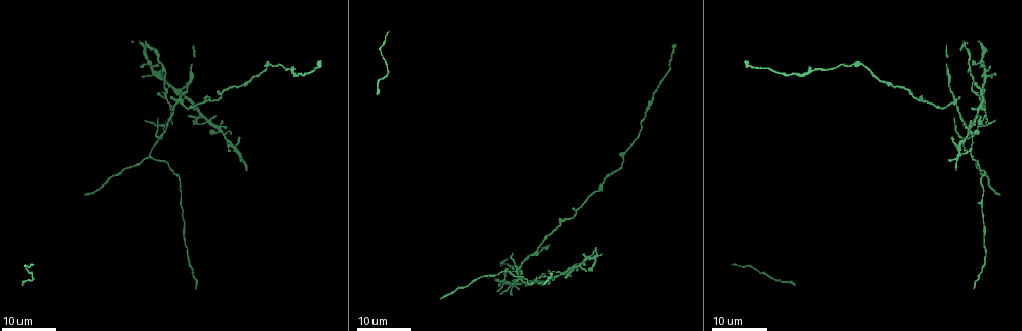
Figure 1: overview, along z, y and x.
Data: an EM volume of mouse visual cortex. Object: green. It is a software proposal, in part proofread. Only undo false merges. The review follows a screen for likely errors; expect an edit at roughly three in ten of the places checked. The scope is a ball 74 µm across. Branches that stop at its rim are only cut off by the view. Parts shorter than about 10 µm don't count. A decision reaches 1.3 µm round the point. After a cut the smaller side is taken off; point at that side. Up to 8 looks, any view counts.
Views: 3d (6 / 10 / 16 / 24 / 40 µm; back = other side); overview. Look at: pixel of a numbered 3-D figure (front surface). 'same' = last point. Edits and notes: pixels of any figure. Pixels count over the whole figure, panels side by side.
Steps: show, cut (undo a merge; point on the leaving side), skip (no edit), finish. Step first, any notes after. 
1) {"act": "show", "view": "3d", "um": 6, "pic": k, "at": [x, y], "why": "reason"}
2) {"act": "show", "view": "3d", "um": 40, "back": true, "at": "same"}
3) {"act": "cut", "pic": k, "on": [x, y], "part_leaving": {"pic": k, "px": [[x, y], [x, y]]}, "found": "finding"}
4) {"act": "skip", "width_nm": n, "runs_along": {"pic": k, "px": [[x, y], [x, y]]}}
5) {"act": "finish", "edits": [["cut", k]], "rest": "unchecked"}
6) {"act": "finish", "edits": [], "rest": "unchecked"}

{"act": "show", "view": "3d", "um": 16, "pic": 1, "at": [518, 270], "why": "looks like a crossing"}

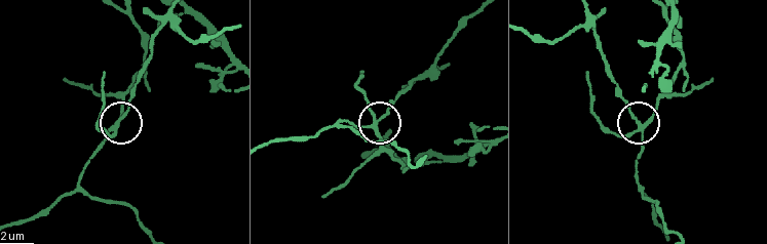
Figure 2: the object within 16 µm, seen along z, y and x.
{"act": "show", "view": "3d", "um": 6, "pic": 2, "at": [116, 125]}

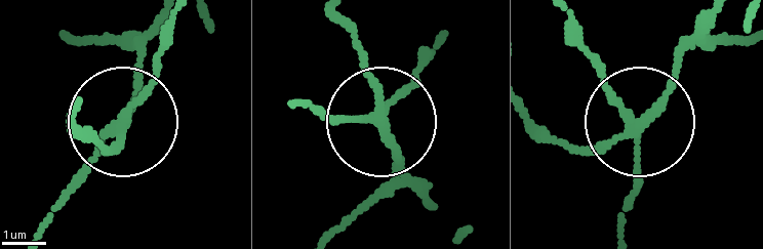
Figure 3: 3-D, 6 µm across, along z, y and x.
{"act": "cut", "pic": 3, "on": [107, 148], "width_nm": 210, "part_leaving": {"pic": 3, "px": [[126, 125], [141, 51], [162, 18]]}, "found": "a second neuron is stuck on"}

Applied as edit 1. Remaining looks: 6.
{"act": "show", "view": "overview"}

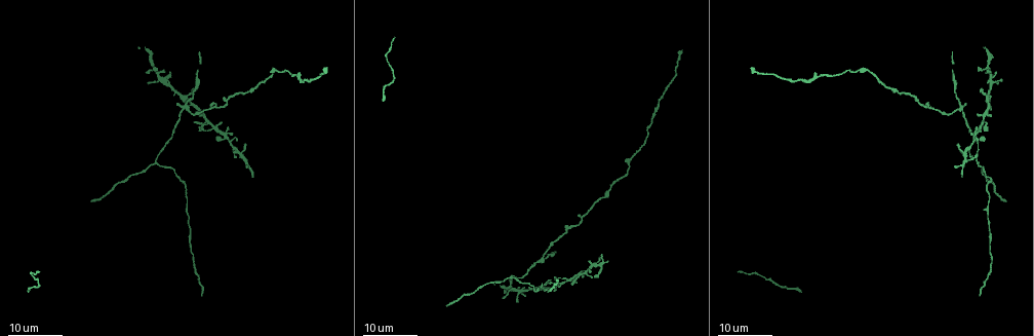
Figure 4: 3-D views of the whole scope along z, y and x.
{"act": "show", "view": "3d", "um": 16, "pic": 4, "at": [213, 128], "why": "sudden change in width"}

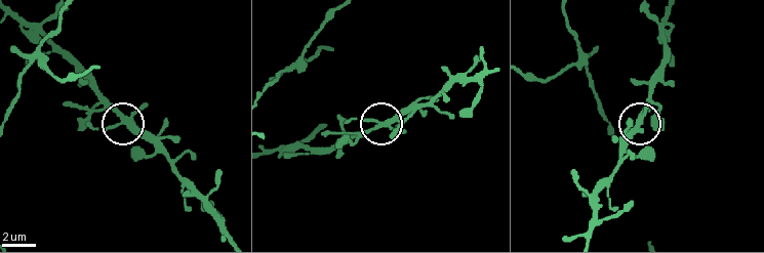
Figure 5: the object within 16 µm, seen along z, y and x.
{"act": "show", "view": "3d", "um": 10, "pic": 5, "at": [125, 120]}

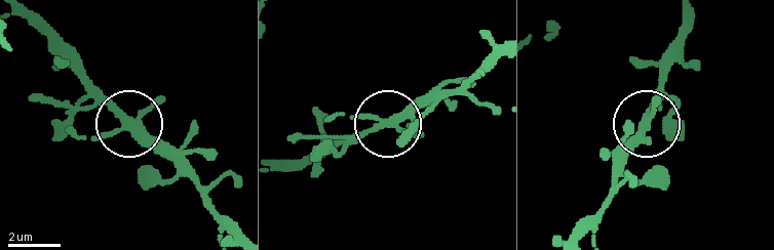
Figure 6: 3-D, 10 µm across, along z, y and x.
{"act": "skip", "width_nm": 270, "found": "continuous, no second neuron"}

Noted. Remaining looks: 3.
{"act": "show", "view": "3d", "um": 16, "pic": 4, "at": [960, 106], "why": "branch point"}

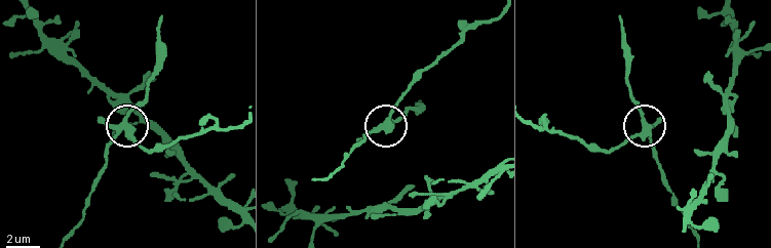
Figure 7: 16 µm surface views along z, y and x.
{"act": "show", "view": "3d", "um": 6, "pic": 7, "at": [647, 131], "why": "closer look"}

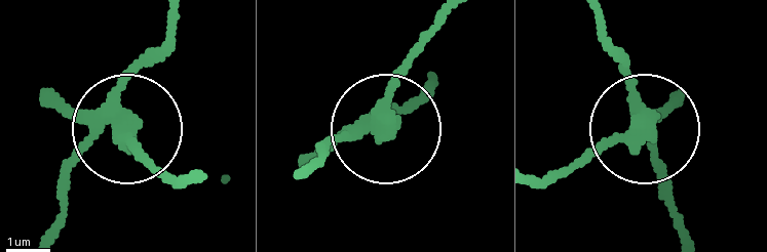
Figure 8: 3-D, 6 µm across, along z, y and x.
{"act": "cut", "pic": 8, "on": [136, 149], "arms": 3, "part_leaving": {"pic": 8, "px": [[116, 117], [182, 179]]}, "found": "a second neuron is stuck on"}

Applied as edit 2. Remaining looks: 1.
{"act": "show", "view": "3d", "um": 16, "pic": 7, "at": [129, 100], "why": "branch point"}

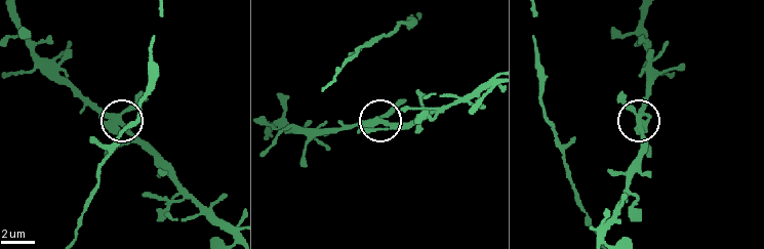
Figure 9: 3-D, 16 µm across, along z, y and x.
{"act": "skip", "found": "all the same neuron"}

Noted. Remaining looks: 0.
{"act": "finish", "edits": [["cut", 3], ["cut", 8]], "rest": "unchecked"}

